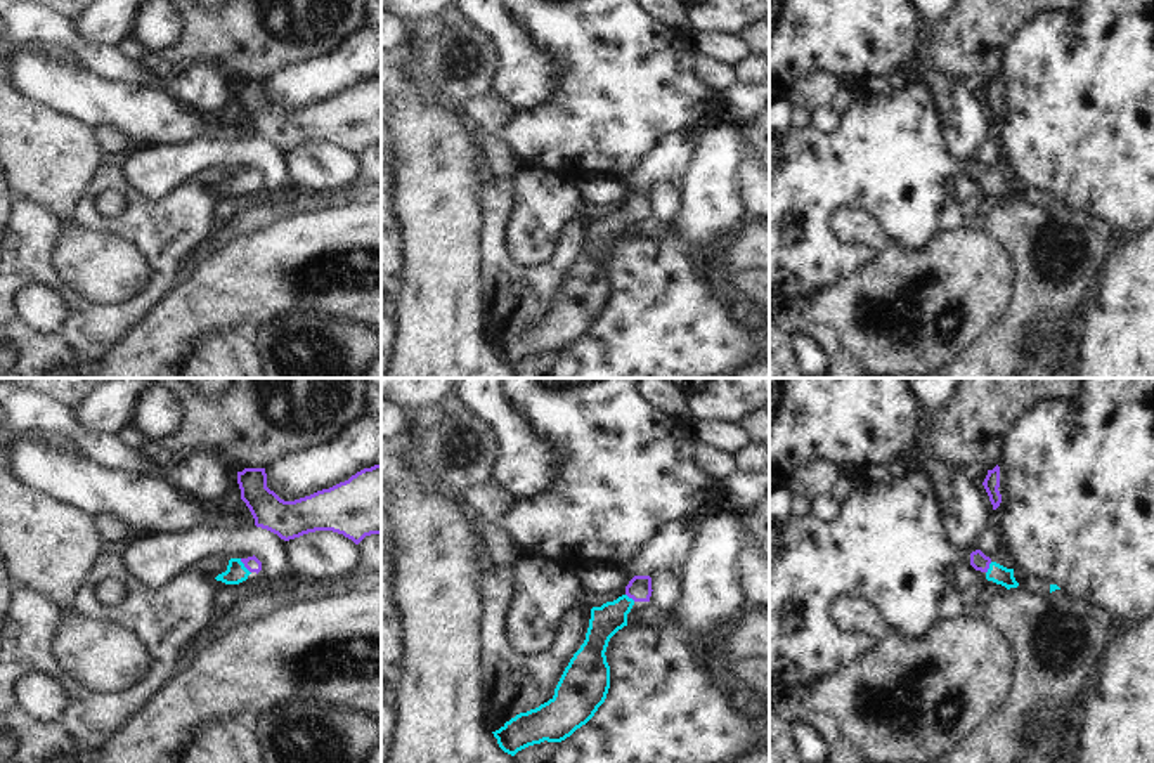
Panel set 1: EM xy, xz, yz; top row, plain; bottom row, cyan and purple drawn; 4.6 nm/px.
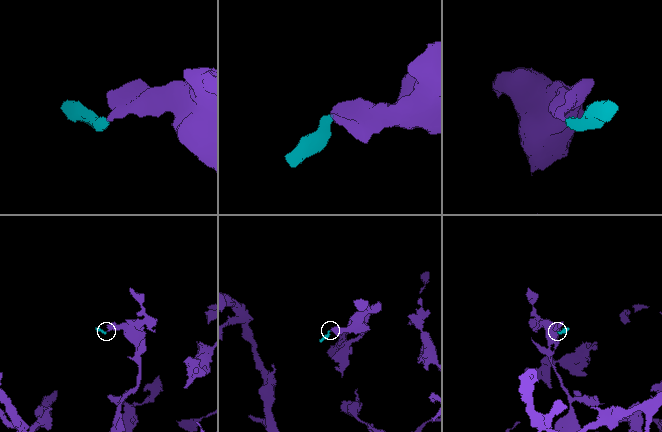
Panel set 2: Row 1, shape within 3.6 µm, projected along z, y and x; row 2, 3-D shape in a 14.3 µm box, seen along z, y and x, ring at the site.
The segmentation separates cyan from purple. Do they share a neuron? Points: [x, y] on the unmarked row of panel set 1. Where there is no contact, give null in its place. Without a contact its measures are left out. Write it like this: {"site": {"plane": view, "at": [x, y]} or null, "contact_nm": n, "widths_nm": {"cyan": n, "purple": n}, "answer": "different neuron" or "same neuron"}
{"site": {"plane": "xy", "at": [243, 177]}, "contact_nm": 90, "widths_nm": {"cyan": 100, "purple": 70}, "answer": "same neuron"}

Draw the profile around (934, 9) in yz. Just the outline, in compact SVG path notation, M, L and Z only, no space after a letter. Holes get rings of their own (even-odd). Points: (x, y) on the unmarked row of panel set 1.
M913 0L924 16L927 16L936 28L944 12L948 12L955 0Z

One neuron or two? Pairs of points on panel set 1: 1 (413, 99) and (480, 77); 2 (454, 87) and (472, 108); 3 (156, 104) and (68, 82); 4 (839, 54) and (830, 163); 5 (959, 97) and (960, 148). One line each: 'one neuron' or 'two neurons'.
1: two neurons
2: two neurons
3: one neuron
4: two neurons
5: one neuron

